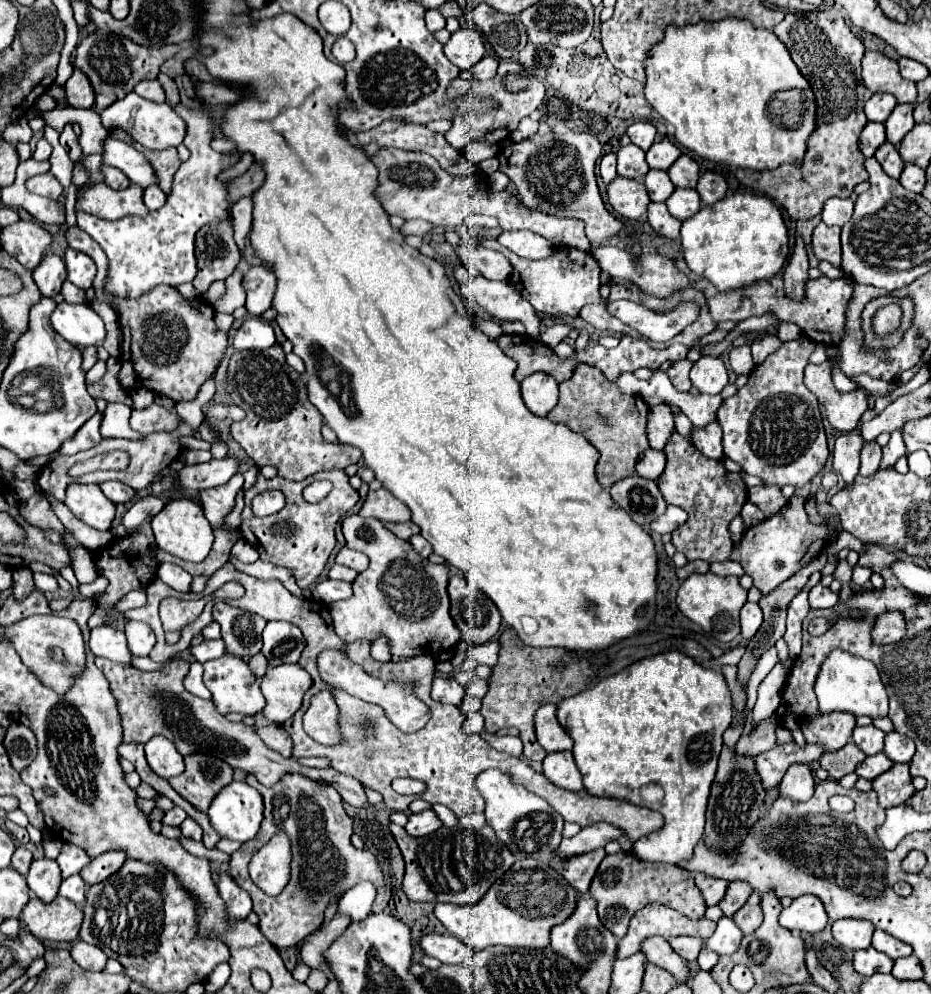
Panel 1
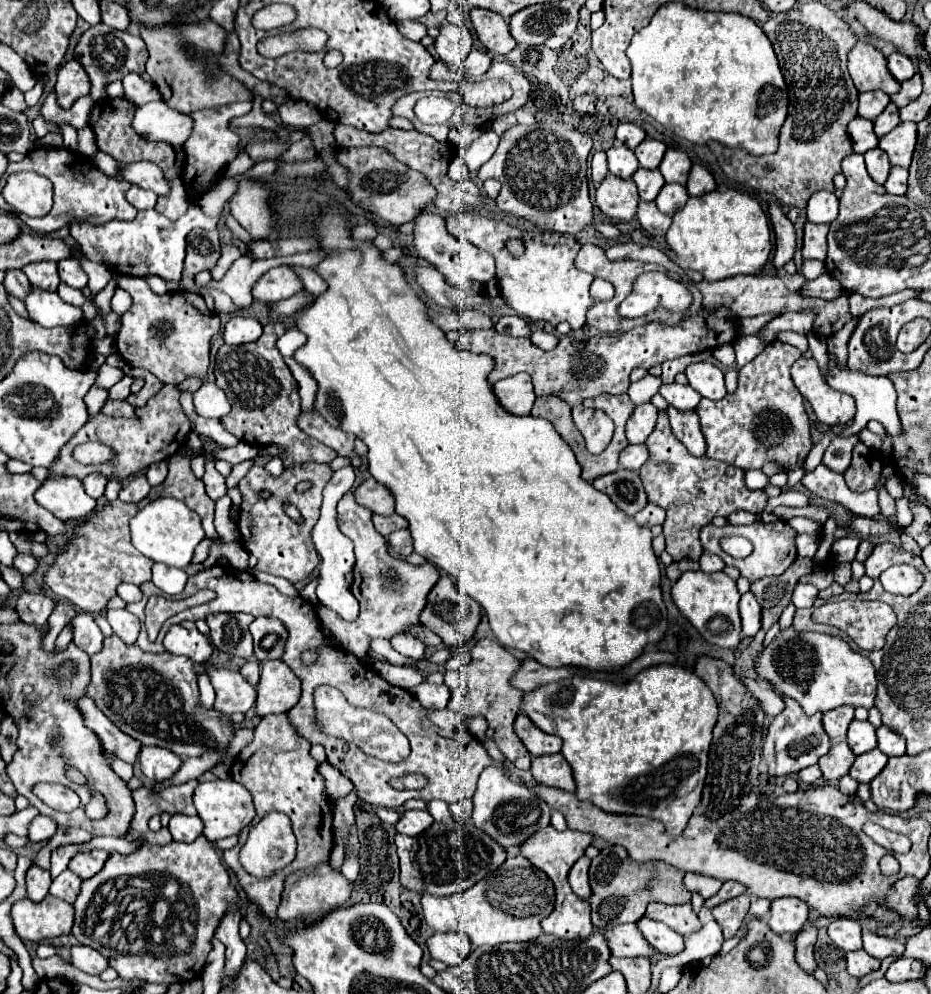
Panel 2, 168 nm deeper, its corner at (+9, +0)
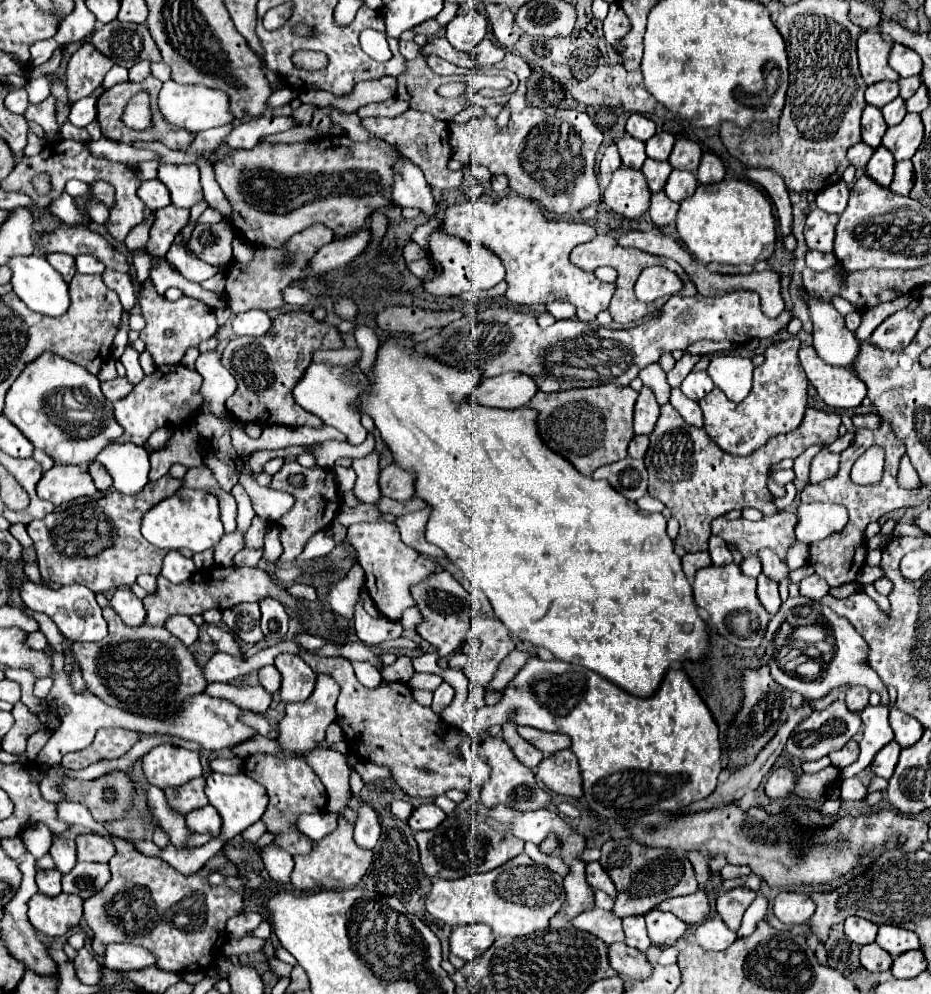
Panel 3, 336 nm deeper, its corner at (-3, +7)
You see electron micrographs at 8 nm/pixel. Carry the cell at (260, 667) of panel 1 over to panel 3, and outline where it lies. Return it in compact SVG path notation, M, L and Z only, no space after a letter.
M264 666L264 668L260 668L260 670L258 670L258 680L260 680L260 684L262 684L270 694L274 694L276 690L280 690L282 678L280 678L280 672L276 670L276 666Z

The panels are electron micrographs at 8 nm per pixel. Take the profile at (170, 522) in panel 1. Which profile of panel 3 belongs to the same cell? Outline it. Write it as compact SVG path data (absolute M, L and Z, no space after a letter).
M180 488L174 496L156 504L150 512L146 512L146 518L142 518L142 536L156 548L188 548L192 552L204 552L208 548L214 548L222 534L224 528L220 522L218 500L216 496L206 494L202 490Z

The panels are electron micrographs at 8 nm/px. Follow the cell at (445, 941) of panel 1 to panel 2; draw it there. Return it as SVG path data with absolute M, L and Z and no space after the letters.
M434 933L426 941L426 947L432 959L438 959L446 965L458 965L470 955L470 941L466 935L458 933Z

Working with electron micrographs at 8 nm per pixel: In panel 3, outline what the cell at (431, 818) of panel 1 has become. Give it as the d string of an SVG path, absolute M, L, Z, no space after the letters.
M422 804L418 806L412 816L408 818L408 826L412 830L432 830L436 828L442 820L446 818L446 814L436 806L436 804Z

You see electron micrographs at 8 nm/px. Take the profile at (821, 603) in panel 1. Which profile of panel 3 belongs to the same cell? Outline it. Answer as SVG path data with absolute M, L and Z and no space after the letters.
M812 574L812 576L806 576L804 580L800 580L800 594L806 596L806 598L812 598L812 600L820 600L822 596L828 594L828 584L824 578Z

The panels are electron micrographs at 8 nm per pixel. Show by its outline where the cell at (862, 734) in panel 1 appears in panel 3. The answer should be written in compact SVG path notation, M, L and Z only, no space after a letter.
M878 704L878 706L866 706L862 710L862 722L864 722L864 738L860 740L860 756L854 764L846 766L840 770L840 778L846 780L858 776L864 768L868 768L878 754L888 742L894 740L894 732L888 724L888 708Z

